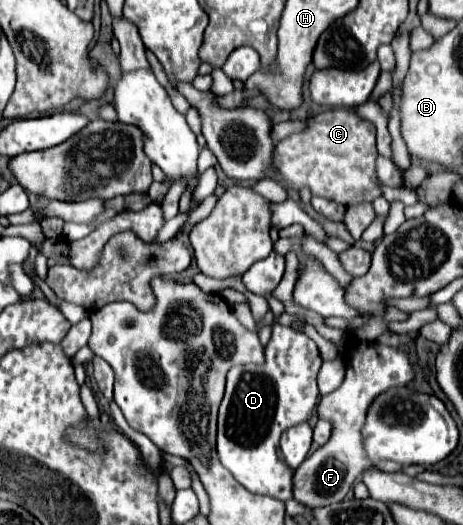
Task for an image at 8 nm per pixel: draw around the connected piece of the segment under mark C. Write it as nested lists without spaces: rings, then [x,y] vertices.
[[[329,109],[315,117],[305,119],[305,129],[281,139],[273,151],[273,175],[269,179],[277,181],[285,191],[301,191],[309,187],[311,195],[323,197],[341,205],[353,205],[355,201],[373,203],[377,197],[383,197],[383,183],[377,177],[375,169],[377,161],[377,147],[375,147],[375,125],[367,119],[361,119],[355,111],[345,109]]]

